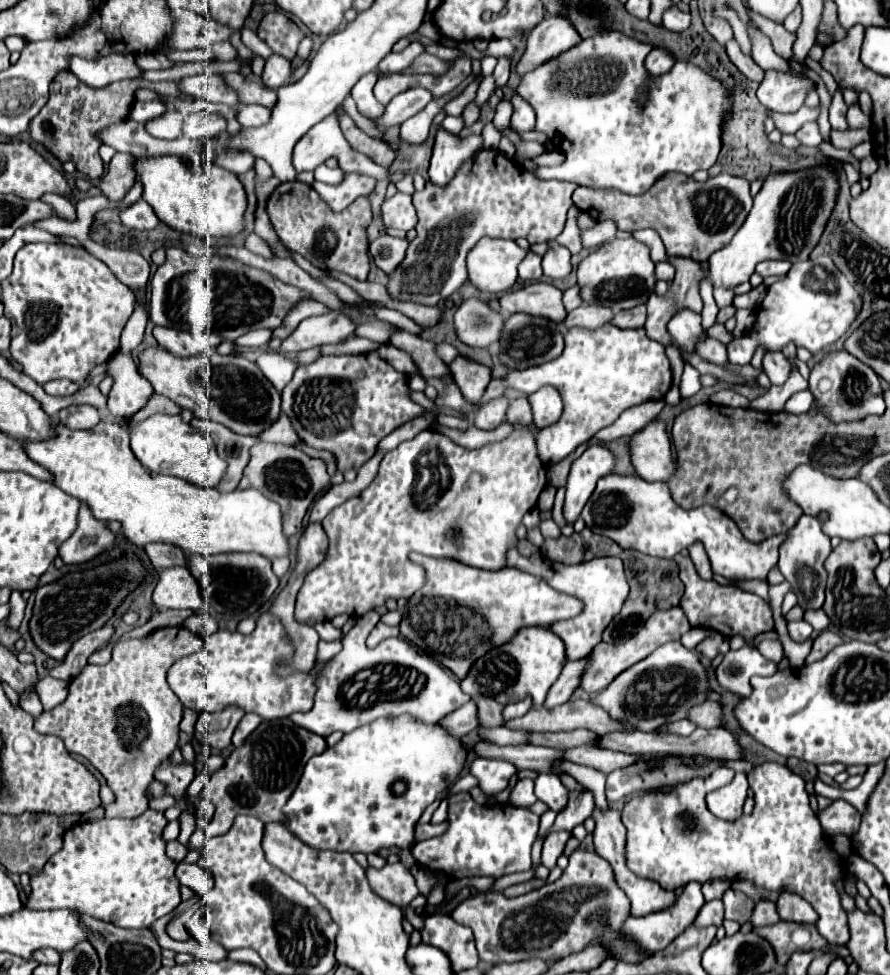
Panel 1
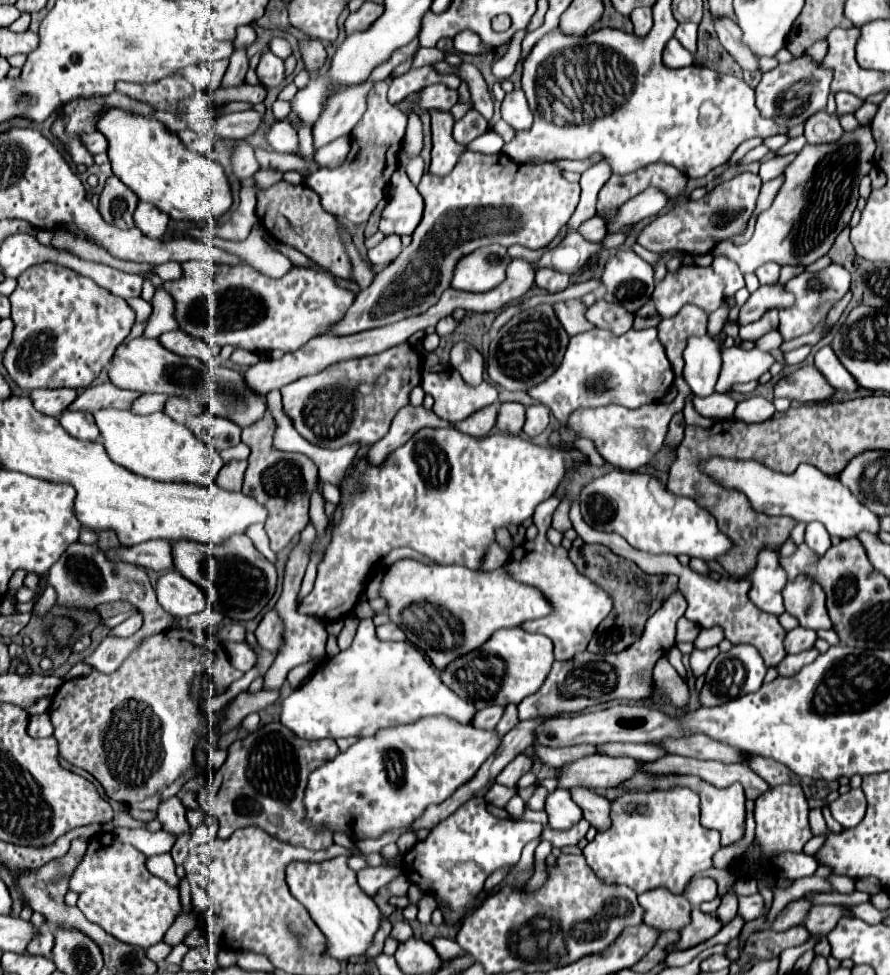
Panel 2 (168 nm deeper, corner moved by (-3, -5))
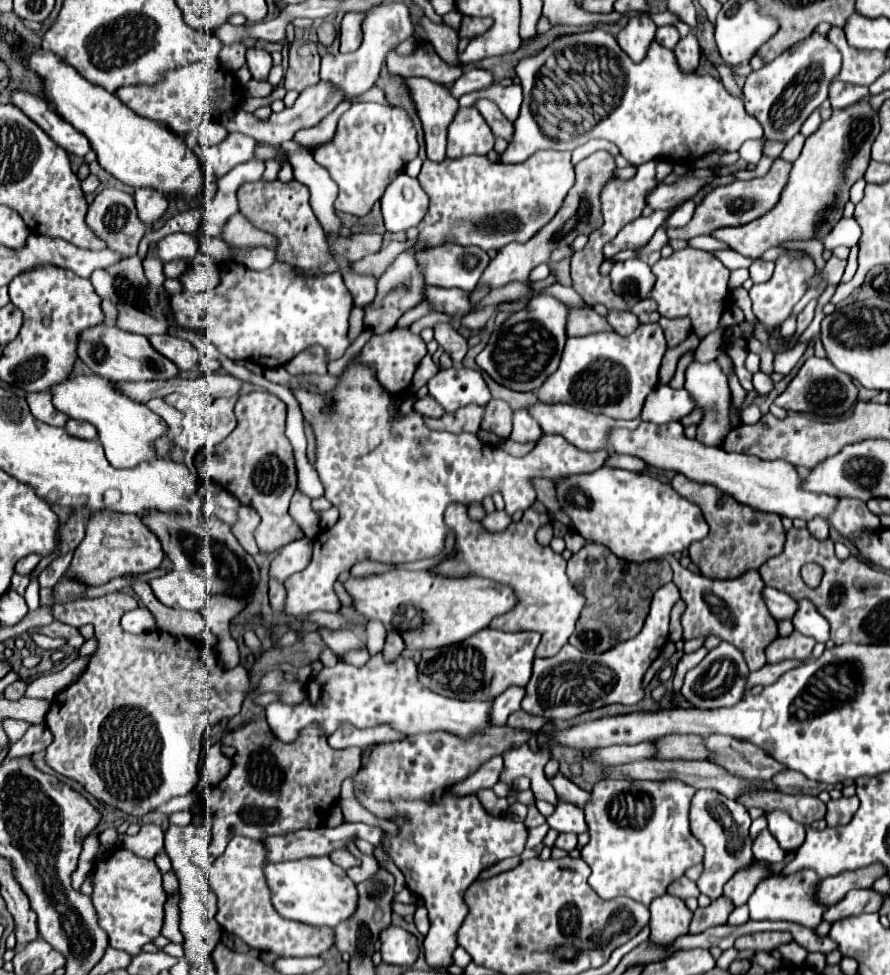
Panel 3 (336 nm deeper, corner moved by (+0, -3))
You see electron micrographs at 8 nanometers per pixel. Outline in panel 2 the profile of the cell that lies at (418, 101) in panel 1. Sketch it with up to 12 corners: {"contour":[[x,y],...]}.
{"contour":[[445,85],[425,87],[417,95],[423,109],[449,111],[459,91]]}

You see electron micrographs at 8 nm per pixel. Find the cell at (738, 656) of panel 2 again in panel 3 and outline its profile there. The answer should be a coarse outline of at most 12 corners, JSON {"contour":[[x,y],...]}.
{"contour":[[720,643],[694,667],[682,697],[698,709],[742,699],[750,669]]}

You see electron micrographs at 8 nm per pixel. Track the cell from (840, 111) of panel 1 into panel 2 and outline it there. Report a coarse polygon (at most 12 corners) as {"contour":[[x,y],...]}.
{"contour":[[835,93],[837,115],[855,113],[865,101],[851,93]]}

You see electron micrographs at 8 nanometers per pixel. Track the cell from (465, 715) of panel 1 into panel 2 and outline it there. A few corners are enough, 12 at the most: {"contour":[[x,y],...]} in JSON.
{"contour":[[505,705],[477,711],[471,725],[495,729]]}

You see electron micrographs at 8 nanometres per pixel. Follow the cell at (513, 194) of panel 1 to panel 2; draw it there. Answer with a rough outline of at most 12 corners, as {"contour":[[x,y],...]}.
{"contour":[[463,151],[423,175],[409,247],[333,333],[435,305],[481,245],[547,247],[579,203],[555,163]]}

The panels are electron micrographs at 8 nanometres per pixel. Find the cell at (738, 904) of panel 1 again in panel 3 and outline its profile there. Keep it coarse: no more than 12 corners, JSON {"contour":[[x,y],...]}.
{"contour":[[814,871],[760,881],[752,921],[784,919],[814,929],[824,905]]}

